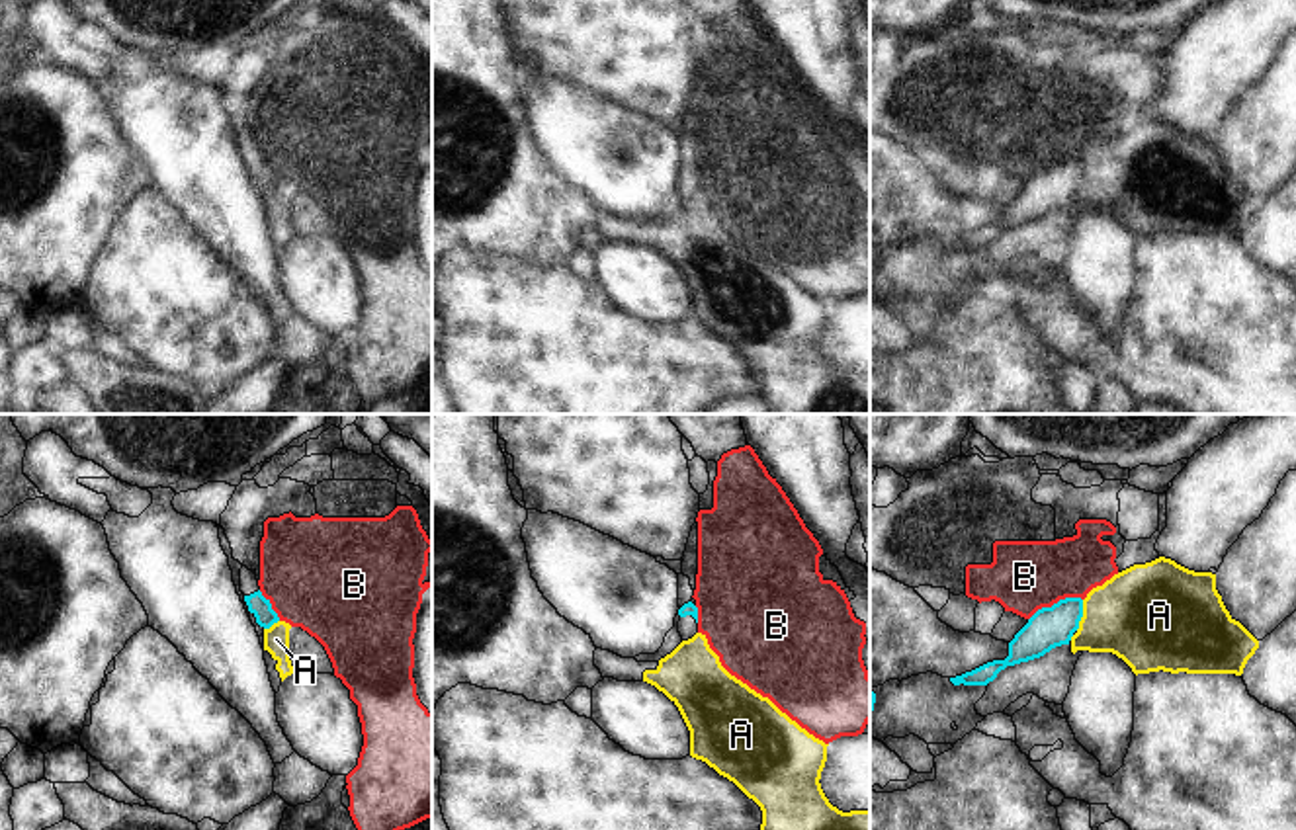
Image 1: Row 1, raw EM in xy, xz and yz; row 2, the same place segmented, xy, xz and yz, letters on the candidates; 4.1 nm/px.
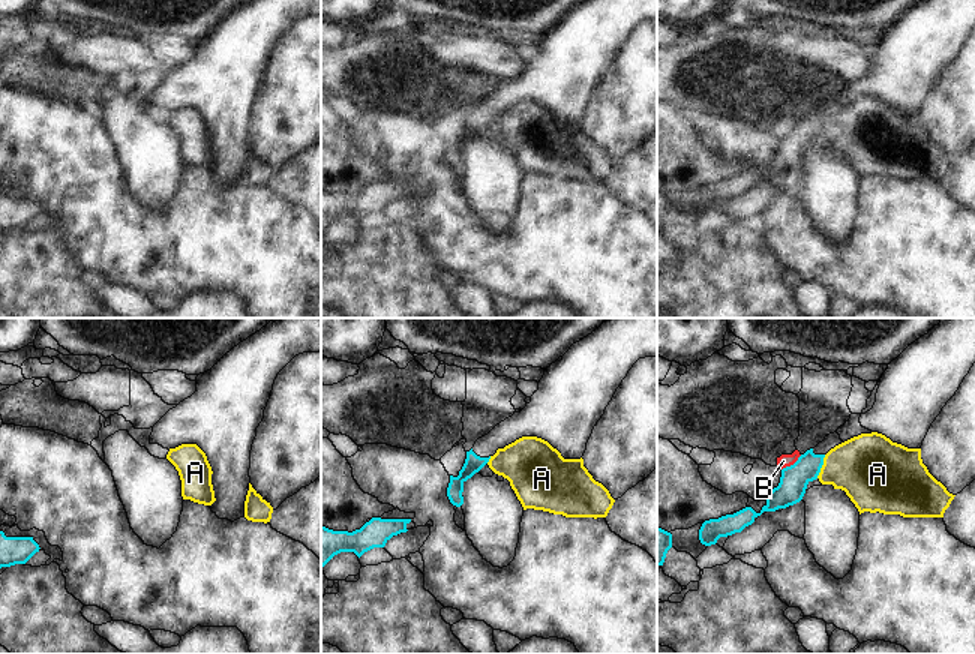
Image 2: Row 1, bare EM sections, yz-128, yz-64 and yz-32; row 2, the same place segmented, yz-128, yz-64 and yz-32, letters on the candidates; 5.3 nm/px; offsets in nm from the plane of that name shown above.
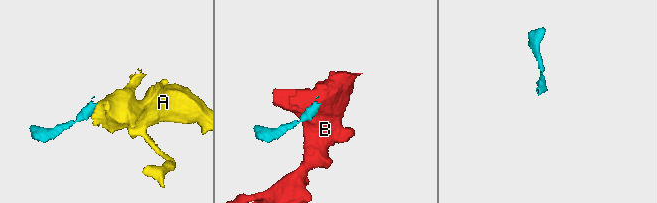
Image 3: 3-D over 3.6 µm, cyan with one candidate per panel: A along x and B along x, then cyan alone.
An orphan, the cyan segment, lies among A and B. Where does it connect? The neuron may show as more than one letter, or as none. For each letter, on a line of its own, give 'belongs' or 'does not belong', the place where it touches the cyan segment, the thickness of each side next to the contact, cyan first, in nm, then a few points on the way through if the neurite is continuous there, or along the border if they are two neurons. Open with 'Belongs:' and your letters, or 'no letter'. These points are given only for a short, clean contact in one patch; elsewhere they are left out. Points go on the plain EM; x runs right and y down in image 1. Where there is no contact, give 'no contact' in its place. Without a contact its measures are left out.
Belongs: no letter
A: does not belong; meets cyan in yz at (1081, 178); 170 nm thick on the cyan side, 400 nm on the other; border along yz (1083, 163), (1083, 178), (1076, 192)
B: does not belong; meets cyan in yz at (1054, 166); 170 nm thick on the cyan side, 300 nm on the other; border along yz (1081, 161), (1060, 161), (1050, 168), (1042, 168), (1029, 182)

